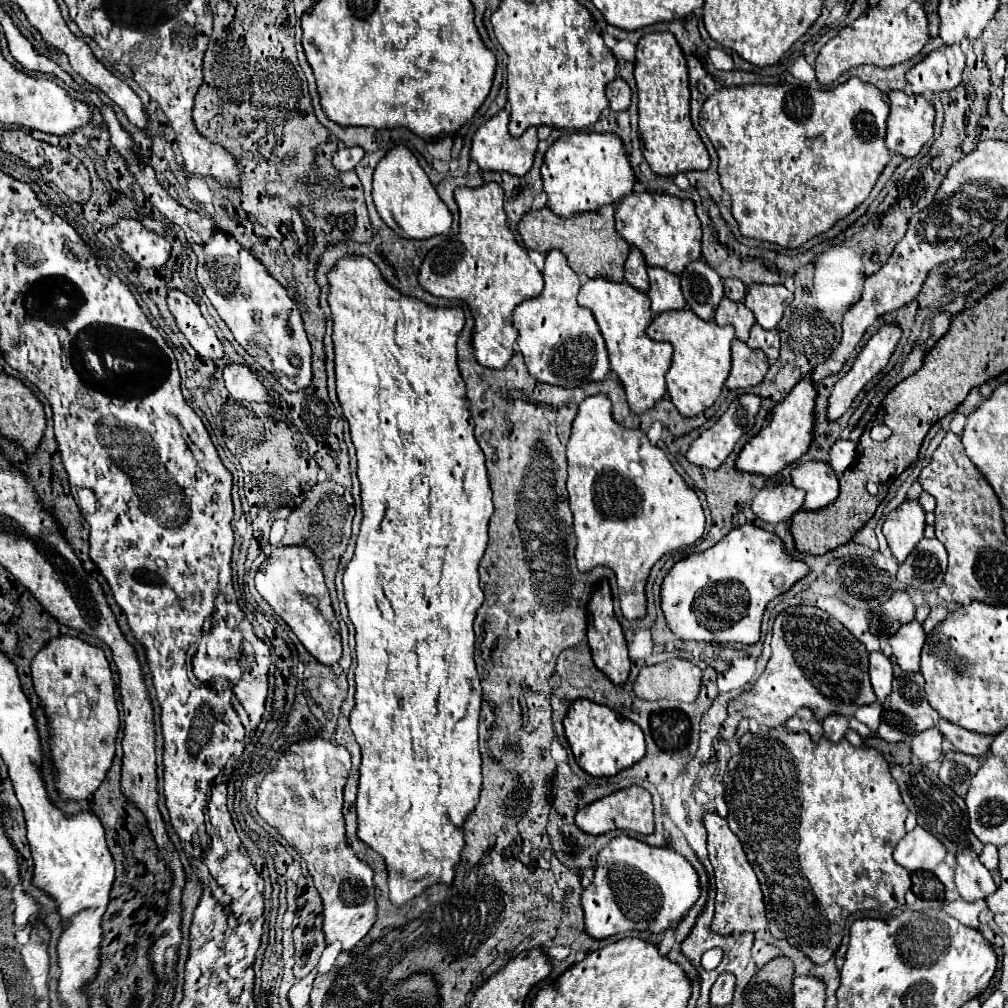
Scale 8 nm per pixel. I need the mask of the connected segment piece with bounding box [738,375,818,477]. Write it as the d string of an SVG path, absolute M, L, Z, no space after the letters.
M804 377L790 393L784 401L780 401L772 413L766 417L764 425L762 425L762 431L752 437L740 457L738 457L738 469L742 471L750 471L750 473L758 473L758 475L766 475L766 477L772 477L772 475L778 475L786 465L794 463L796 459L800 459L812 439L814 439L814 405L816 405L816 387L812 385L812 377Z

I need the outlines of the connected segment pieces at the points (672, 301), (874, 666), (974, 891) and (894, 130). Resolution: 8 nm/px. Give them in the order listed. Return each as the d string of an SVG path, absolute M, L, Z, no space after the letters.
M648 267L650 291L648 297L652 301L652 313L660 315L674 309L684 309L684 297L680 291L680 279L674 273L668 273L662 267Z
M870 653L870 681L872 681L872 689L878 697L880 703L886 701L886 697L892 691L892 663L888 657L884 657L882 653Z
M964 849L956 855L956 887L962 899L986 899L996 891L990 871L978 861L974 849Z
M894 91L890 97L890 115L886 121L886 147L902 157L916 157L932 137L934 107L922 95Z

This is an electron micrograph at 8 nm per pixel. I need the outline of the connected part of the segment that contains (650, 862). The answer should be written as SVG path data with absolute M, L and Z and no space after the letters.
M618 835L598 853L598 867L594 871L592 885L582 893L582 909L586 921L586 933L594 939L606 939L624 931L650 931L662 933L672 921L680 921L700 897L700 881L696 869L674 849L662 849L646 845L628 835Z

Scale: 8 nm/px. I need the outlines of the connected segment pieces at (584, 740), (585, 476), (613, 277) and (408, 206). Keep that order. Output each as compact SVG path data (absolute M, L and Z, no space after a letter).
M576 699L564 719L564 731L576 763L592 777L614 777L616 773L638 763L646 753L644 733L630 719L622 717L610 707Z
M606 395L586 397L578 415L572 423L572 433L566 443L566 459L568 459L568 503L574 515L574 533L576 533L576 563L582 573L592 571L598 565L610 567L616 575L618 583L618 599L622 615L628 621L646 617L646 583L654 563L680 547L694 545L700 541L704 533L704 511L700 507L700 499L686 485L686 481L672 467L664 451L656 449L646 433L640 429L622 429L610 415L610 401Z
M604 205L598 211L580 213L574 217L558 217L548 207L524 213L518 223L518 233L522 243L538 253L548 253L558 249L566 255L568 265L584 279L608 279L614 283L624 281L624 261L628 257L630 245L618 237L614 229L614 205Z
M404 145L394 147L374 169L372 197L382 221L406 239L430 239L440 233L448 233L452 215L438 197L428 175L420 167L418 159Z

